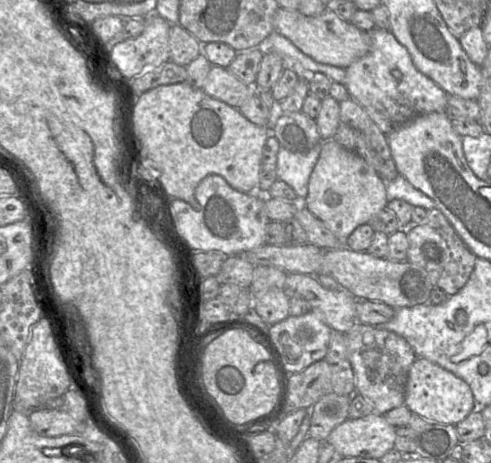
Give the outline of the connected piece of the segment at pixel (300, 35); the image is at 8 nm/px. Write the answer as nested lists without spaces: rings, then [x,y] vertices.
[[[327,6],[324,12],[316,17],[305,16],[298,10],[279,7],[273,25],[274,30],[289,39],[301,52],[322,64],[346,69],[370,49],[369,33],[341,19],[333,6]]]

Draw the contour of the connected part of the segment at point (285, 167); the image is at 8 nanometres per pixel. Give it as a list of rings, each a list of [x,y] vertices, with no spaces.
[[[323,140],[305,153],[294,153],[280,146],[277,154],[277,178],[293,188],[298,201],[308,193],[310,175],[322,150]]]

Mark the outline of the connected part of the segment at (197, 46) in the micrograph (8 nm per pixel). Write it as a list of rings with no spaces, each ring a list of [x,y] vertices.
[[[179,24],[171,25],[169,31],[170,61],[186,67],[201,54],[201,44]]]

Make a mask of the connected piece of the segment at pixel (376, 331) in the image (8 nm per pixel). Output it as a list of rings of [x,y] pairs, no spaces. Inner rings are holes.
[[[359,322],[346,333],[346,345],[348,359],[354,373],[355,392],[371,401],[374,413],[385,414],[391,409],[403,405],[409,369],[417,358],[411,345],[402,336],[392,331]]]

